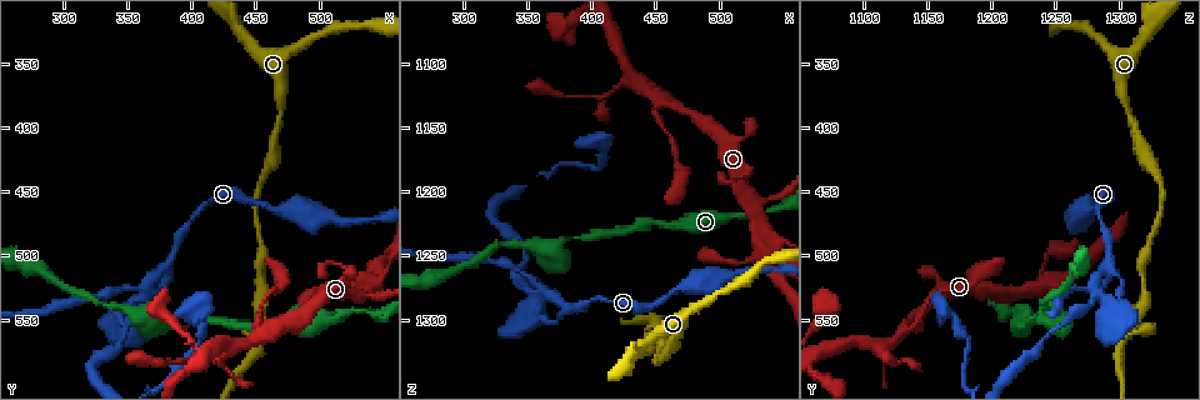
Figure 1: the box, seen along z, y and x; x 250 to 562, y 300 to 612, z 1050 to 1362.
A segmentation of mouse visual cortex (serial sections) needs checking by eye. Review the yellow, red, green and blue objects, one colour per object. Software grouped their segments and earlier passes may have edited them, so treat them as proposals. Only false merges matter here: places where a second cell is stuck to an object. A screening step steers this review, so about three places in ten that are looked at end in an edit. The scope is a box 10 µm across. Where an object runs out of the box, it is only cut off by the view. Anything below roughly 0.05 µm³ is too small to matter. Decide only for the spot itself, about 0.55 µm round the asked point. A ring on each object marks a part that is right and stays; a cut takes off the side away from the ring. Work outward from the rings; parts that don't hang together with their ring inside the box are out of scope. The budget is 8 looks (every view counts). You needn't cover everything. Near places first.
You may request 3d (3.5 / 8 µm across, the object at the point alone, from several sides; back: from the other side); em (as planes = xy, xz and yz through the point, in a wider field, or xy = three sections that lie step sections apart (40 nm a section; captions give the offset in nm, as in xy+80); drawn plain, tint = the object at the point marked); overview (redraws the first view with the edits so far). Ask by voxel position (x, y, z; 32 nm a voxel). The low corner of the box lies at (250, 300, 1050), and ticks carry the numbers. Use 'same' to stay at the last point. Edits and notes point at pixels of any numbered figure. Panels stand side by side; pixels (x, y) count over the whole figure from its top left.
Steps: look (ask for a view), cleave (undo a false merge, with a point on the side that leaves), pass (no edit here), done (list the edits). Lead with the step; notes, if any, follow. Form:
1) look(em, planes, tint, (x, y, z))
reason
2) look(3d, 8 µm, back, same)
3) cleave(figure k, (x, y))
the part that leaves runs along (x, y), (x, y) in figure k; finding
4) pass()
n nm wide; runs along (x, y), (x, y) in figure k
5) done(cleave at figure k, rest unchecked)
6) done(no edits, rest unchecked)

look(3d, 3.5 µm, (368, 548, 1244))
branch point

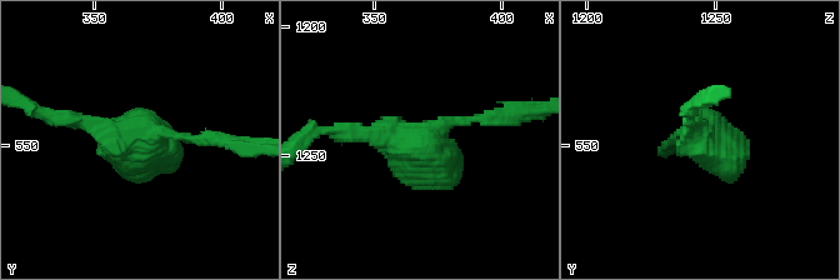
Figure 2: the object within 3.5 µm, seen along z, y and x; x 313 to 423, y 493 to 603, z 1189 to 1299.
look(em, xy, step 2, tint, (370, 547, 1245))

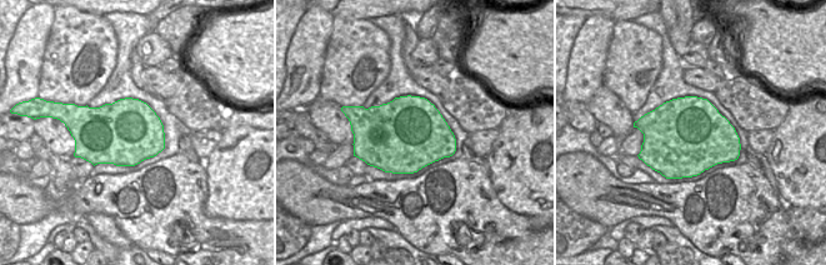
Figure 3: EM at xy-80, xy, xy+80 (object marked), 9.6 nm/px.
pass()
runs along (220, 140), (111, 136), (66, 118) in figure 2; one cell here

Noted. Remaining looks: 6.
look(3d, 3.5 µm, (458, 562, 1130))
abrupt turn

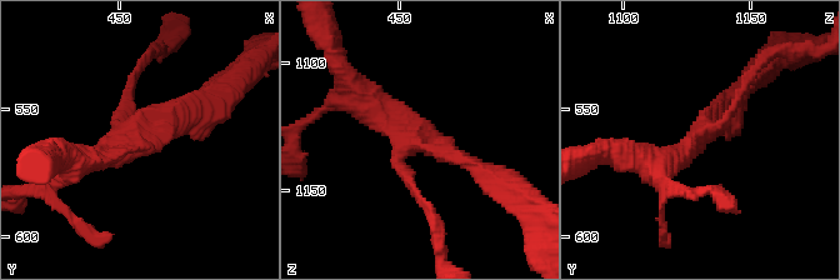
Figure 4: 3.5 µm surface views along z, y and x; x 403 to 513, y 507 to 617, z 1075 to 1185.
look(em, xy, step 3, tint, (458, 561, 1130))
3 arms; arms of 150, 250, 300 nm

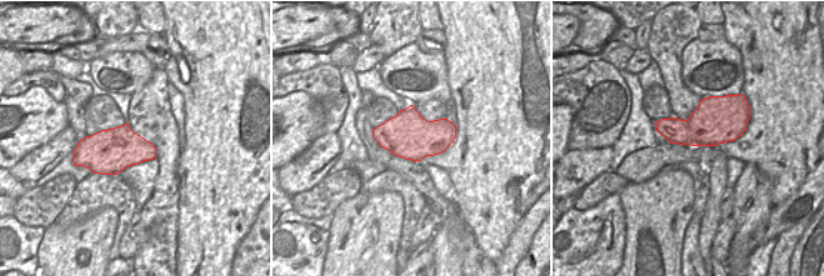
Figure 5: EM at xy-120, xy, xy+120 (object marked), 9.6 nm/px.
look(em, planes, tint, same)

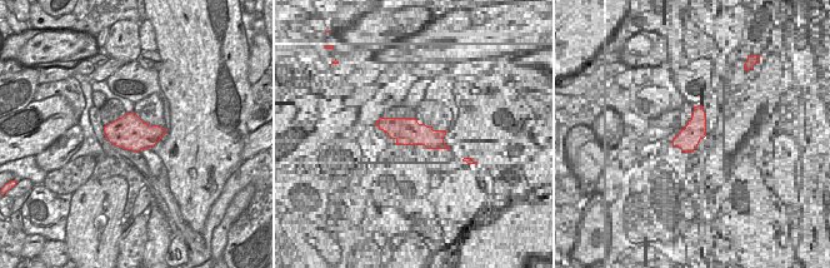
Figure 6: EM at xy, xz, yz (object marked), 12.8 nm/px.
pass()
runs along (484, 173), (388, 125), (358, 96) in figure 4; one cell here

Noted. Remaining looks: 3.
look(3d, 3.5 µm, (534, 522, 1246))
looks like a crossing

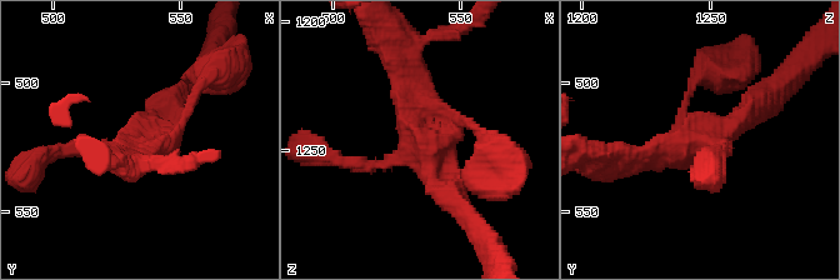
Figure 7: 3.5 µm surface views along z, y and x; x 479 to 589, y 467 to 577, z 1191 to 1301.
look(em, xy, step 1, tint, (535, 523, 1245))
need the tissue

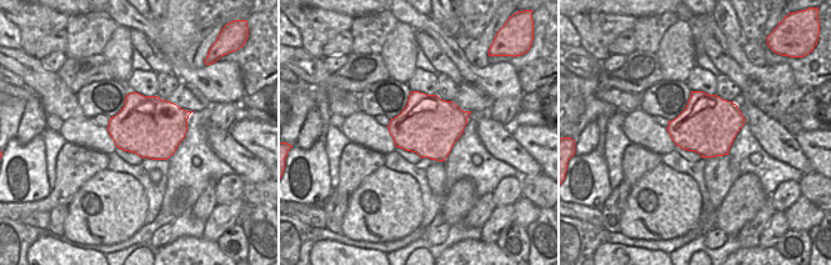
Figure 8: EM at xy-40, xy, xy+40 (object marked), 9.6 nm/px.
look(em, planes, tint, same)
another direction

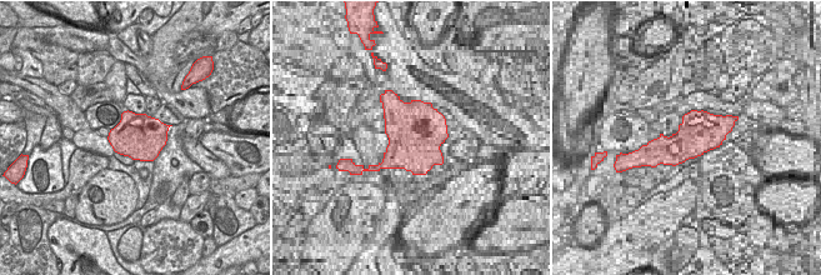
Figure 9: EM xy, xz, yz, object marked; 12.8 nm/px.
pass()
arms of 150, 150, 250, 300 nm; runs along (621, 160), (724, 134), (759, 99) in figure 7; continuous, no second cell

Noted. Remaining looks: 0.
done(no edits, rest unchecked)

